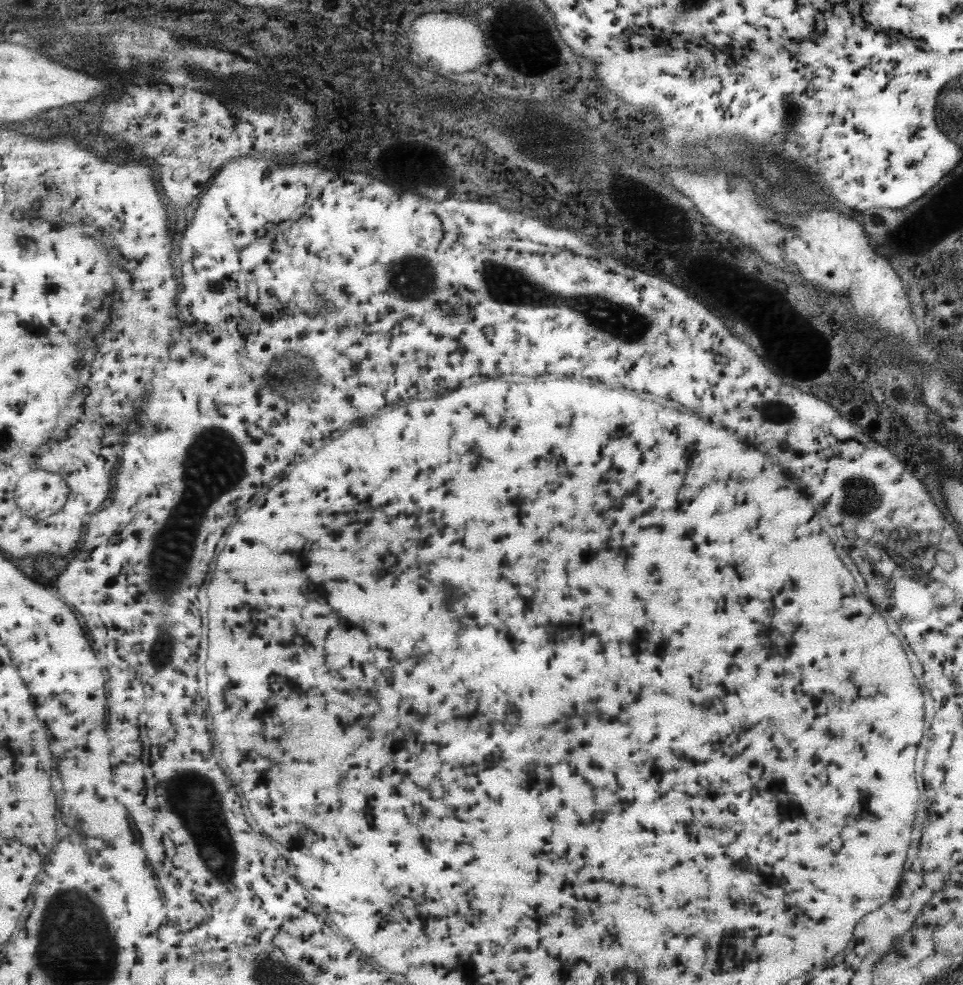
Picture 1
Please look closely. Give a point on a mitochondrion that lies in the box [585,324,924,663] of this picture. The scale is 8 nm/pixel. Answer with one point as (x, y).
(861, 501)

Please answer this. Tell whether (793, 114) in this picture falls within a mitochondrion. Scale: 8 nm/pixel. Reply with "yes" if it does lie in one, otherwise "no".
yes

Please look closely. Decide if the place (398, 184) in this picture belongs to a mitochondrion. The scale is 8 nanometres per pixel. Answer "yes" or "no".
no

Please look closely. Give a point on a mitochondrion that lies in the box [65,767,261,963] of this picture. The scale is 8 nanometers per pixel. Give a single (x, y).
(197, 807)

